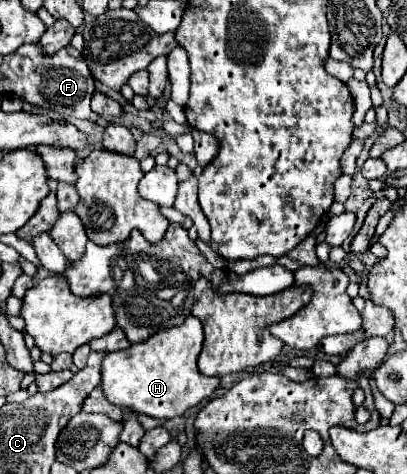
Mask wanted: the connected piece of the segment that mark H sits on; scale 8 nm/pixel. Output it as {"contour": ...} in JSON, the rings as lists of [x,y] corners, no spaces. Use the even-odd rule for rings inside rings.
{"contour":[[[190,315],[178,327],[158,331],[158,333],[150,335],[148,339],[134,343],[128,349],[108,353],[104,357],[104,363],[102,363],[102,389],[104,389],[106,399],[112,405],[134,409],[136,413],[144,413],[144,415],[150,415],[150,417],[156,417],[156,419],[172,419],[172,417],[182,415],[186,409],[196,407],[202,399],[210,397],[220,387],[220,377],[206,377],[196,367],[198,355],[202,351],[202,341],[204,341],[202,323],[200,323],[198,317]]]}

